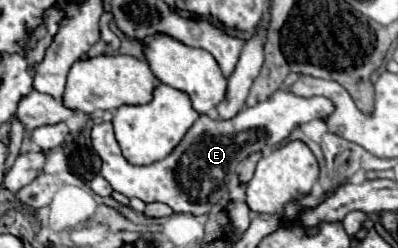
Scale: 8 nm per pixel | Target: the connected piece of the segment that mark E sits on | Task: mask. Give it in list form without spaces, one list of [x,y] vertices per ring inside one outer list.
[[[280,89],[266,101],[260,101],[254,107],[244,107],[238,117],[230,121],[218,121],[210,119],[208,115],[200,115],[170,157],[146,167],[126,161],[110,123],[92,127],[92,145],[102,157],[102,177],[112,185],[114,191],[124,193],[128,199],[138,197],[144,203],[162,201],[178,213],[204,215],[210,213],[210,209],[218,209],[218,205],[228,199],[228,183],[234,179],[238,165],[250,153],[280,145],[290,137],[292,129],[304,123],[314,119],[326,121],[334,109],[334,103],[326,97],[300,97],[292,91]]]

